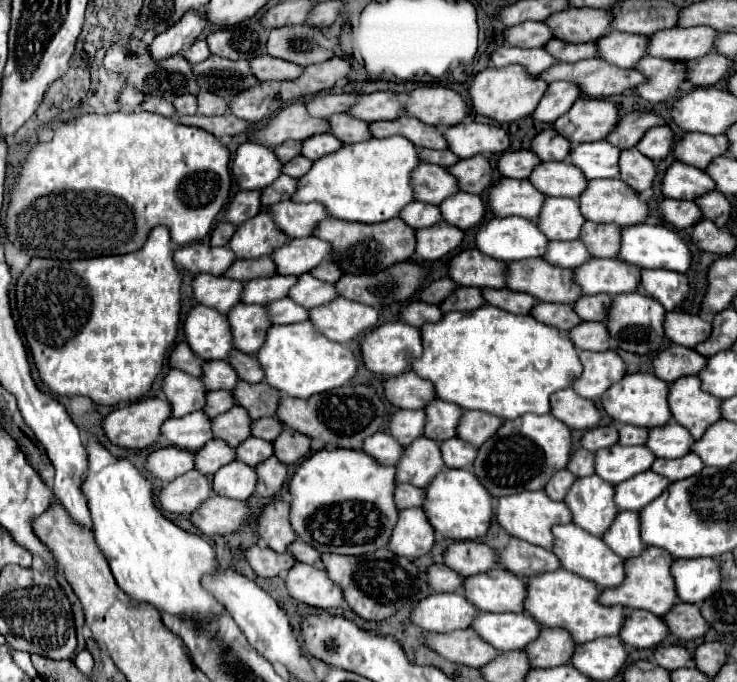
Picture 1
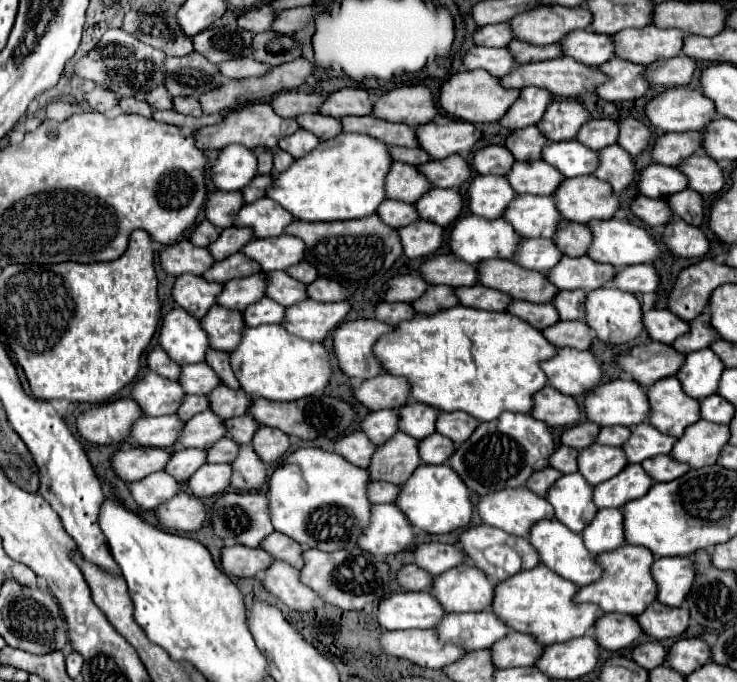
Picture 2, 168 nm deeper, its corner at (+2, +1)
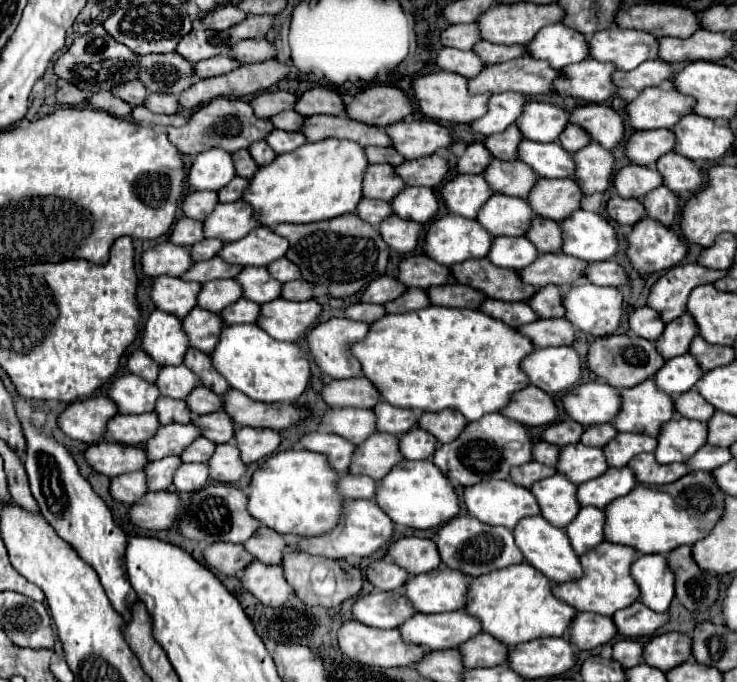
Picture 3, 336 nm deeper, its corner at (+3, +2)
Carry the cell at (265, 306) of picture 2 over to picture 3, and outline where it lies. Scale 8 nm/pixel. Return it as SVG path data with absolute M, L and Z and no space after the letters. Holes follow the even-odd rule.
M240 298L238 302L234 302L226 310L222 310L220 316L224 318L226 324L258 322L258 318L260 318L260 304L256 304L256 302L248 300L248 298Z

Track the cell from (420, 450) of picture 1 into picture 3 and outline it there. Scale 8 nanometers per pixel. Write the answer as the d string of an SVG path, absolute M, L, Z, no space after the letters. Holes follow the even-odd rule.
M372 434L358 446L358 454L354 454L354 462L350 464L350 474L366 474L380 482L398 462L404 460L398 444L398 436L394 434Z

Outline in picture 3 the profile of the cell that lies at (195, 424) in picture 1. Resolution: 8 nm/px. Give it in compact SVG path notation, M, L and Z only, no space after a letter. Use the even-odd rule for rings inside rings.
M150 412L150 414L138 414L138 416L130 416L130 414L116 414L110 422L108 422L108 432L106 438L112 442L122 442L128 446L140 446L146 444L160 428L160 420L158 414Z

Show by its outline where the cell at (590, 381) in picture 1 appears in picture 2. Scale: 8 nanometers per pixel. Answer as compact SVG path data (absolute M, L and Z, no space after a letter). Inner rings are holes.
M557 349L541 367L549 385L565 395L583 395L601 383L601 367L591 351Z

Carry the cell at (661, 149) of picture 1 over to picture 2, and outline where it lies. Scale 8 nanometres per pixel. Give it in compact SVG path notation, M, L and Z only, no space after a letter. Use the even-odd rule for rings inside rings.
M619 117L615 119L619 123L619 145L629 155L639 155L641 151L649 149L651 145L651 131L635 117Z

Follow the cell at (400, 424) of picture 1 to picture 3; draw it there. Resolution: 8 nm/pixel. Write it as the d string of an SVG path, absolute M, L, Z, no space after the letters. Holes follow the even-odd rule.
M332 408L322 416L322 422L330 426L330 432L342 434L342 438L354 442L356 446L366 442L376 430L374 410L360 408Z

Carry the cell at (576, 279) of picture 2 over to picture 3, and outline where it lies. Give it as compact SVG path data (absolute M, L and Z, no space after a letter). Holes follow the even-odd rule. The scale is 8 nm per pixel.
M542 254L534 266L528 266L526 270L520 270L520 278L526 284L532 284L534 288L544 288L548 284L556 286L572 286L574 282L580 282L584 278L586 262L572 258L568 254Z

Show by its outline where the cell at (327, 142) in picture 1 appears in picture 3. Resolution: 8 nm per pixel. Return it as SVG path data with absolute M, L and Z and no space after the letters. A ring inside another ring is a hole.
M272 130L266 138L270 148L276 154L286 154L296 148L300 148L306 142L306 136L302 132L286 132L286 130Z

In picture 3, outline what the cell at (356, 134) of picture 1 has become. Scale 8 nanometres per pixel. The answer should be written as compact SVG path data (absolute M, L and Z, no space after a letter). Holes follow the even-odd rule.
M286 110L284 114L276 114L272 118L272 124L280 130L302 130L304 126L304 116L300 116L294 110Z

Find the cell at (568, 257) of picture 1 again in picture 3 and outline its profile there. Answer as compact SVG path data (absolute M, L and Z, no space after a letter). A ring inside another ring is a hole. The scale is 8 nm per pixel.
M494 238L494 246L488 254L490 262L512 270L530 266L538 256L538 248L528 238Z

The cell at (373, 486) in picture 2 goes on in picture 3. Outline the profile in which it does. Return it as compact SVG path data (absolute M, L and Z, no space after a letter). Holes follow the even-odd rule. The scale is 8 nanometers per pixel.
M344 474L340 478L338 490L342 490L342 494L346 494L346 498L350 498L350 500L374 498L376 496L376 482L372 478L366 478L366 476Z

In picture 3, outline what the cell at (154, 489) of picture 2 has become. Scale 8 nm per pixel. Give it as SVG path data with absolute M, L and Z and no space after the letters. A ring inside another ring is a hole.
M144 472L122 474L120 478L112 478L112 484L110 484L112 498L124 504L138 502L146 492L148 492L148 482Z

